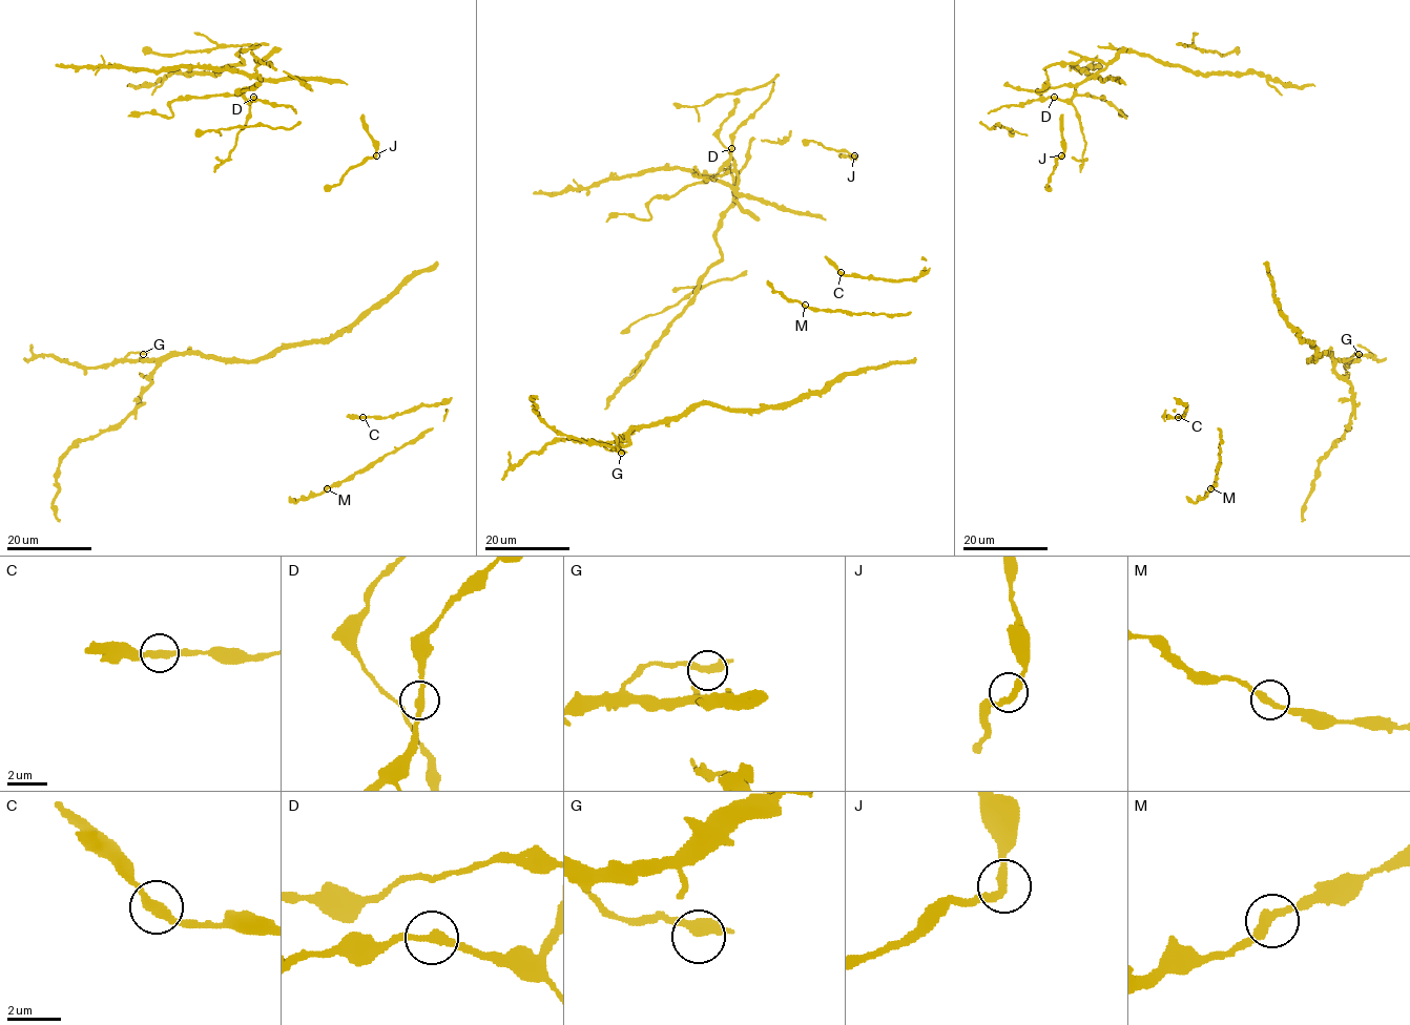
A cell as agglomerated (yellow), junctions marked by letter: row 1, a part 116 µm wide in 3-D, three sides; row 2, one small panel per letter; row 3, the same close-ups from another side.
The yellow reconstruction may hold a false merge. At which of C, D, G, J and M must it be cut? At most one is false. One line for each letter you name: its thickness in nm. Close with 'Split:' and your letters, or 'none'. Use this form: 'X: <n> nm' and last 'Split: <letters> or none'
Split: none

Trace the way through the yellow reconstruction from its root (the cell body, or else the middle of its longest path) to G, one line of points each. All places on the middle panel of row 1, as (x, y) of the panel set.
G: (825, 391), (757, 410), (691, 404), (675, 417), (639, 425), (604, 444), (621, 453)

